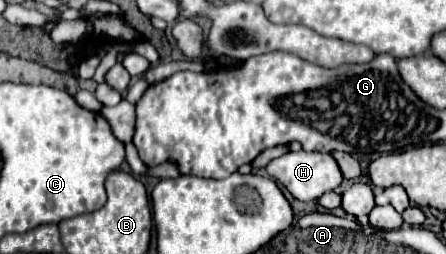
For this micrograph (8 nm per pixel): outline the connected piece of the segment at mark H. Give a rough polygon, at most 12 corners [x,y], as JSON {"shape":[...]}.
{"shape":[[287,152],[265,170],[297,200],[317,200],[343,180],[323,152]]}

